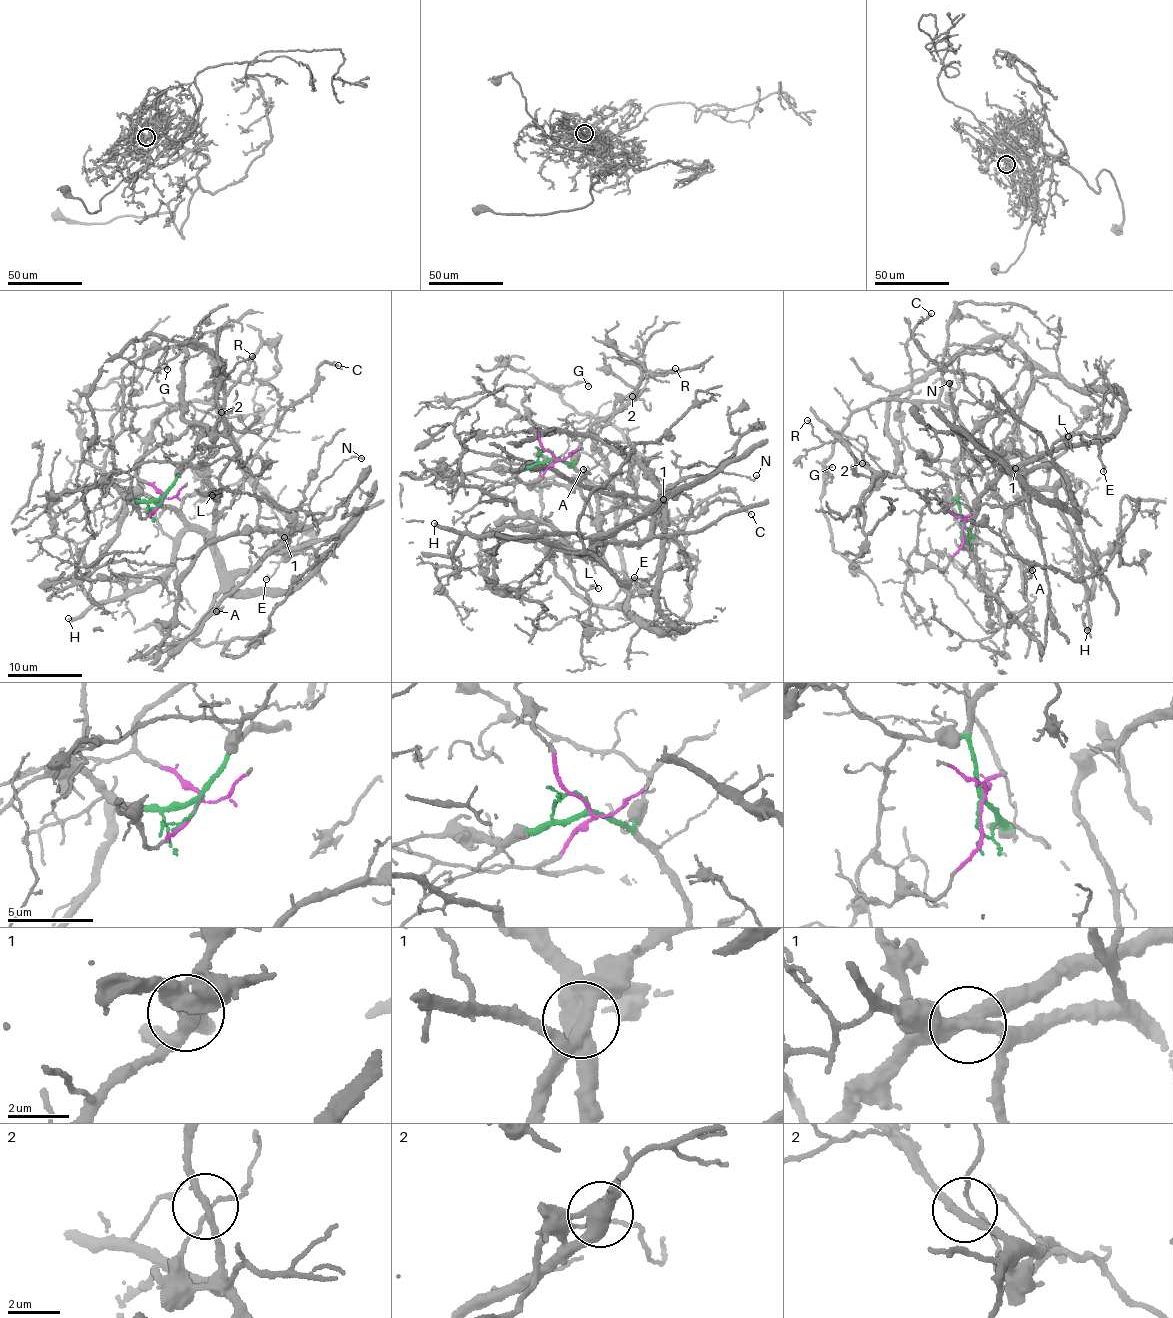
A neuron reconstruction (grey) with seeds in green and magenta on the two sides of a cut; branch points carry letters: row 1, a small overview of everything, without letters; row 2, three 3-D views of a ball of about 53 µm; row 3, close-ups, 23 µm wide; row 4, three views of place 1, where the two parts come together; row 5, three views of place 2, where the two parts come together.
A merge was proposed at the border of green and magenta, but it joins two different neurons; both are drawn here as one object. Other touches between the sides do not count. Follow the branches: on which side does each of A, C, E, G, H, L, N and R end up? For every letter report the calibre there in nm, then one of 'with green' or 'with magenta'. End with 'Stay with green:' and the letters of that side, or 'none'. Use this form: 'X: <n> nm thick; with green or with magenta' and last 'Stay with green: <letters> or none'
A: 90 nm thick; with green
C: 160 nm thick; with magenta
E: 150 nm thick; with magenta
G: 150 nm thick; with green
H: 280 nm thick; with green
L: 110 nm thick; with green
N: 120 nm thick; with green
R: 90 nm thick; with magenta
Stay with green: A, G, H, L, N

